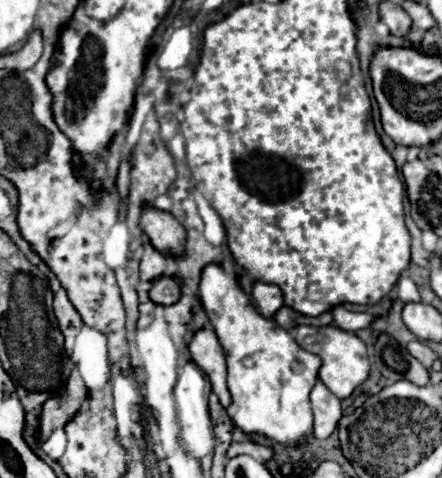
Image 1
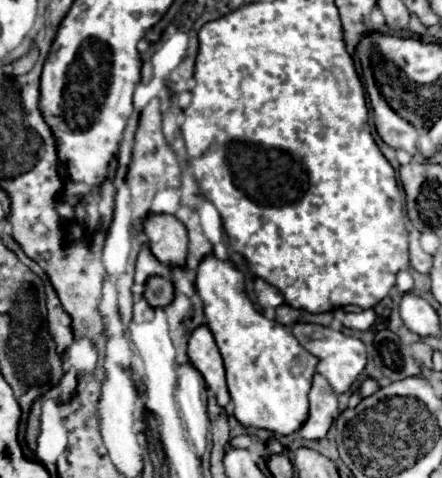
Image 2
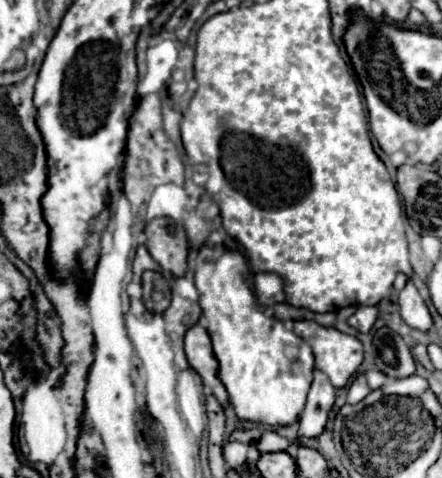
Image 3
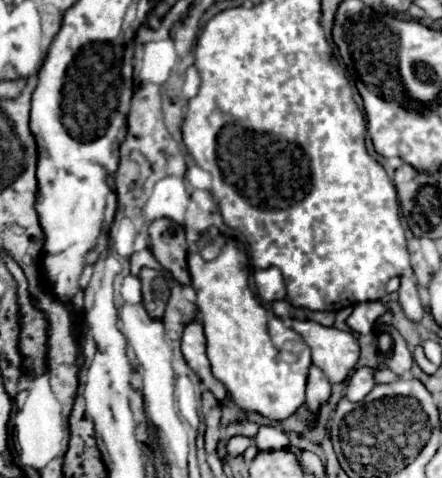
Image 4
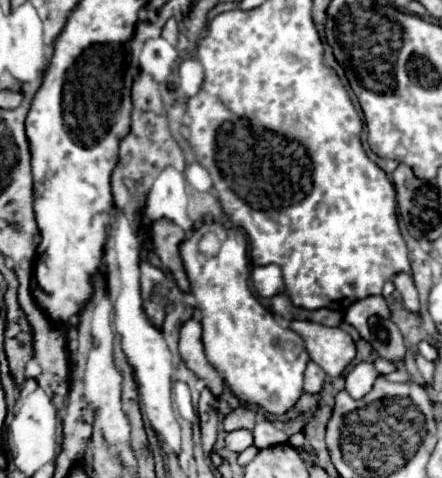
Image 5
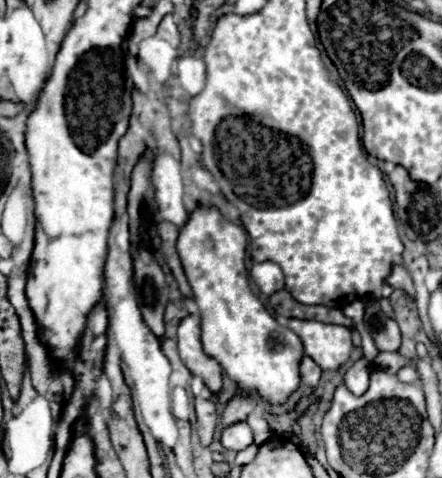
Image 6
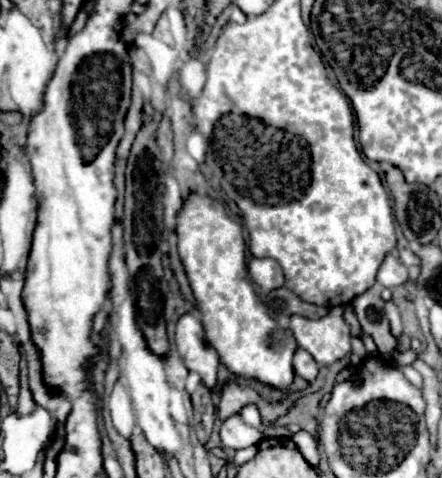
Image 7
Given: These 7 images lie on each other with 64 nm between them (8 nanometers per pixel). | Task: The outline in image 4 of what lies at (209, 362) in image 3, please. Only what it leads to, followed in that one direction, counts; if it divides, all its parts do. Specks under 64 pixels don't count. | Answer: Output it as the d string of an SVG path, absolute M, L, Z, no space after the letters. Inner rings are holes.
M196 320L186 324L186 328L184 328L182 354L184 354L186 364L198 374L198 378L208 386L208 390L216 396L216 400L224 400L226 388L224 388L224 384L220 384L220 380L216 380L212 376L212 368L210 368L208 356L206 356L204 330L202 330L202 324Z

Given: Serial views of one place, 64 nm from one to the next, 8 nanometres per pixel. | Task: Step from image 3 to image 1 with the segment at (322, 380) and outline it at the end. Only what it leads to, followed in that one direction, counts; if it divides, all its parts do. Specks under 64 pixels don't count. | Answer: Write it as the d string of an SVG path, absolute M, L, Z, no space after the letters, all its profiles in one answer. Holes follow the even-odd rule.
M318 380L310 392L310 402L312 402L312 412L314 412L312 436L328 438L336 430L338 420L342 418L340 400L332 396L332 392L328 392L328 388L324 388L324 384L320 384Z

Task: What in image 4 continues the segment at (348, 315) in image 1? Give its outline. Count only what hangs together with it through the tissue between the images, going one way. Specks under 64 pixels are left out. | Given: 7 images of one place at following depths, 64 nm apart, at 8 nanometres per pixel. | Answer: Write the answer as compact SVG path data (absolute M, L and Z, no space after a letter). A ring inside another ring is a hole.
M380 300L374 302L364 302L364 304L356 304L352 314L348 316L346 324L360 334L368 334L372 330L372 324L376 322L376 318L380 318L386 312L384 304Z

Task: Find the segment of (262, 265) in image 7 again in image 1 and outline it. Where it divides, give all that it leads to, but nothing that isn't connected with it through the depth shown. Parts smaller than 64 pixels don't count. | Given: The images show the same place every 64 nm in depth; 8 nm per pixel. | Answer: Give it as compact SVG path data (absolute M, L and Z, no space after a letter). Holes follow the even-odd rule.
M264 282L254 284L252 298L254 298L254 304L256 304L256 308L258 308L258 312L262 316L276 314L284 304L282 290L278 286L274 286L274 284L264 284Z

